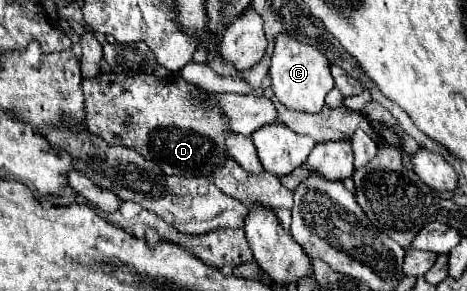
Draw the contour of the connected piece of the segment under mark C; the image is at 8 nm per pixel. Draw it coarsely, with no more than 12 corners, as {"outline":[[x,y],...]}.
{"outline":[[275,39],[269,77],[291,111],[323,109],[333,77],[311,45]]}

